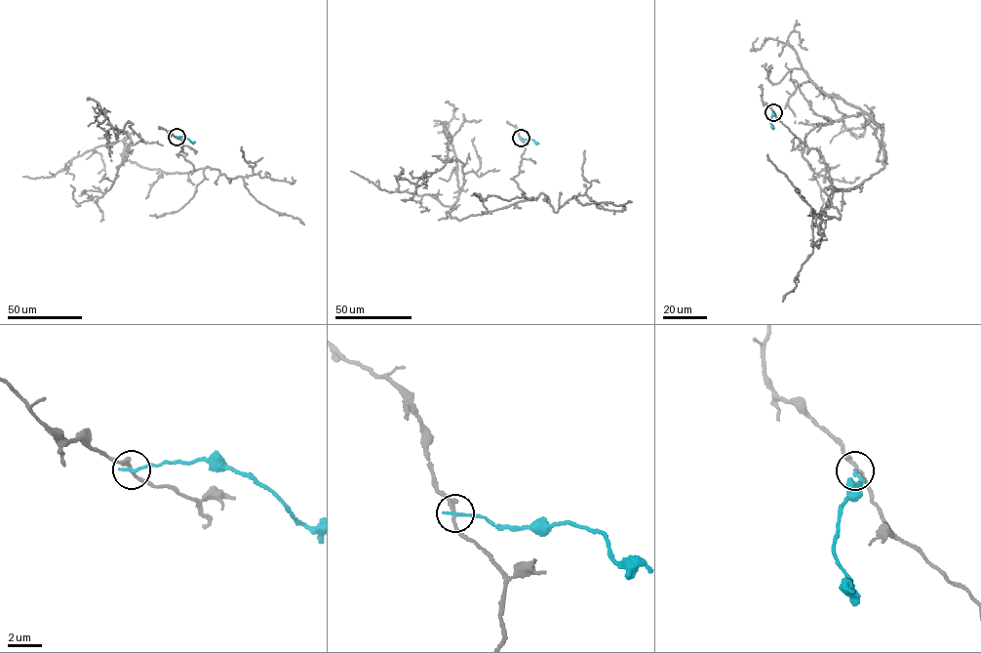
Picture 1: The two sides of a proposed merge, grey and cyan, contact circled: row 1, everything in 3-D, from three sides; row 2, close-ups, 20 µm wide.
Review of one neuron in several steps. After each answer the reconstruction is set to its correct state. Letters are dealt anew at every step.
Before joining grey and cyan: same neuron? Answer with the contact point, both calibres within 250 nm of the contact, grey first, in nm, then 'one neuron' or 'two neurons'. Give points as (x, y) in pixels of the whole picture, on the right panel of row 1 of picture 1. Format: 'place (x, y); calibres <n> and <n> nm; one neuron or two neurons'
place (773, 112); calibres 200 and 200 nm; two neurons

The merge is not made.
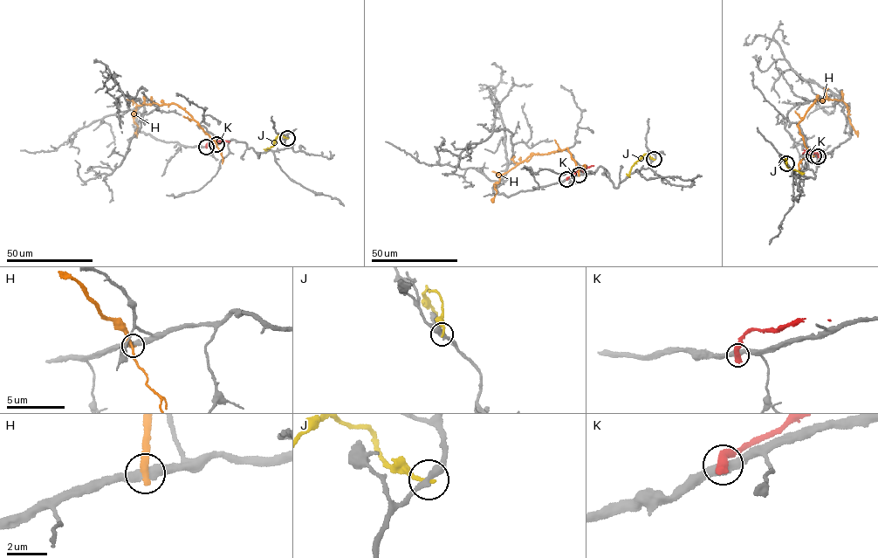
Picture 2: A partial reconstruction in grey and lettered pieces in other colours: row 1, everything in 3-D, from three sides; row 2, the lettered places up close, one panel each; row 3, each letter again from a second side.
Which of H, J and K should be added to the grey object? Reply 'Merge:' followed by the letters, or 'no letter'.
Merge: no letter

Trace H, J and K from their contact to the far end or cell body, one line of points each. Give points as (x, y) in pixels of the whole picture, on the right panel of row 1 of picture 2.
H: (812, 155), (805, 145), (798, 124), (816, 99), (826, 98), (843, 101), (858, 136)
J: (786, 163), (785, 157), (786, 166), (804, 173)
K: (818, 156), (811, 151), (802, 154)

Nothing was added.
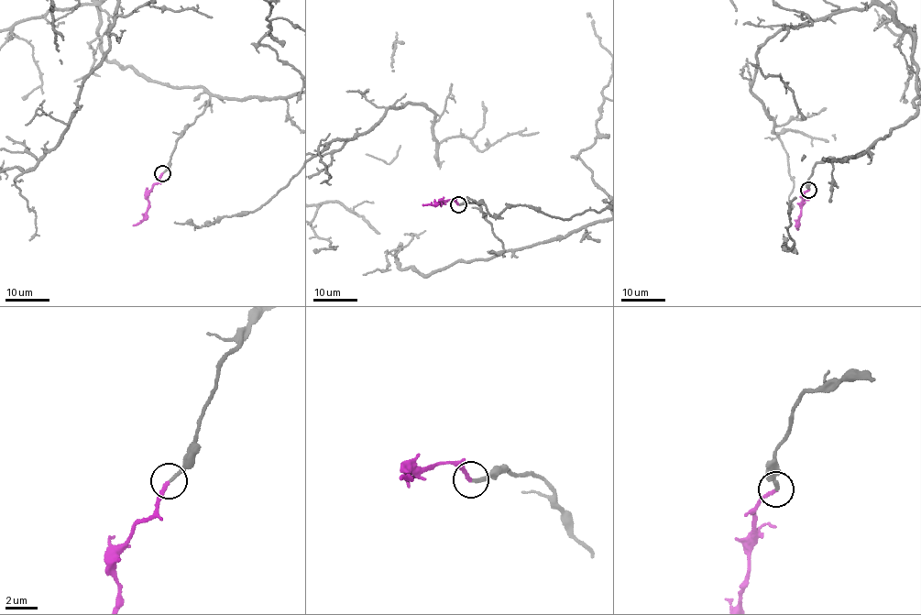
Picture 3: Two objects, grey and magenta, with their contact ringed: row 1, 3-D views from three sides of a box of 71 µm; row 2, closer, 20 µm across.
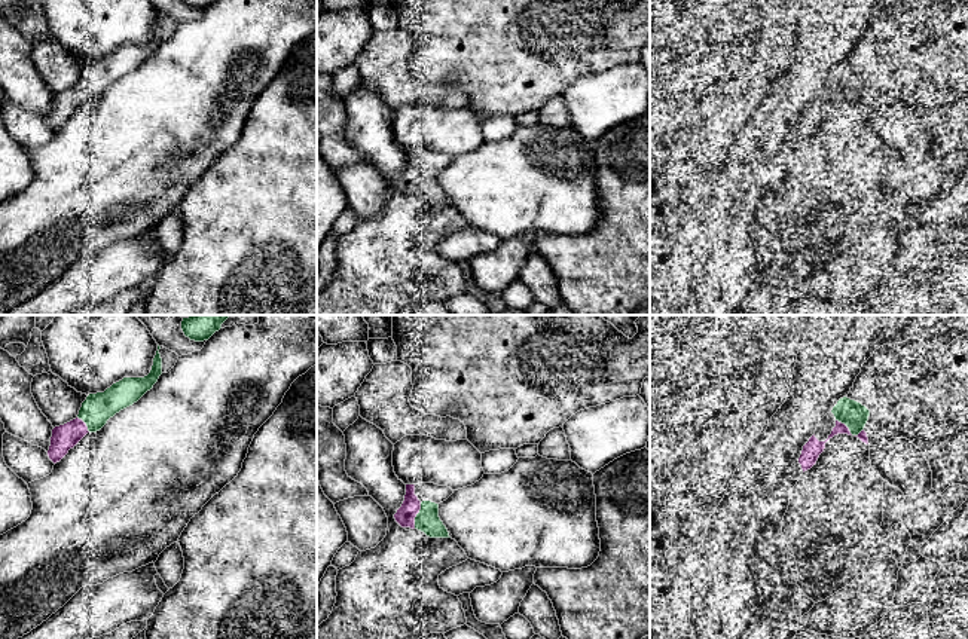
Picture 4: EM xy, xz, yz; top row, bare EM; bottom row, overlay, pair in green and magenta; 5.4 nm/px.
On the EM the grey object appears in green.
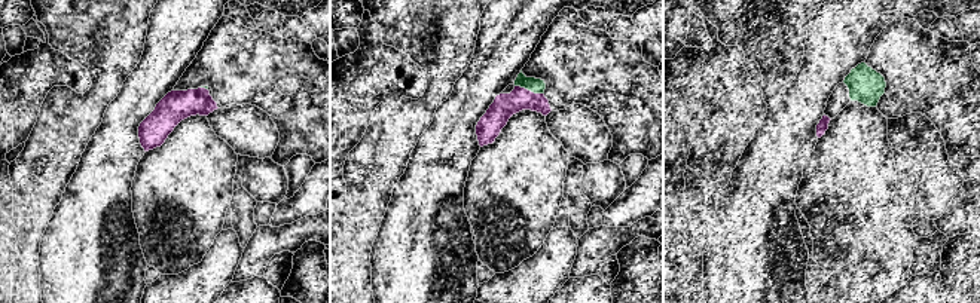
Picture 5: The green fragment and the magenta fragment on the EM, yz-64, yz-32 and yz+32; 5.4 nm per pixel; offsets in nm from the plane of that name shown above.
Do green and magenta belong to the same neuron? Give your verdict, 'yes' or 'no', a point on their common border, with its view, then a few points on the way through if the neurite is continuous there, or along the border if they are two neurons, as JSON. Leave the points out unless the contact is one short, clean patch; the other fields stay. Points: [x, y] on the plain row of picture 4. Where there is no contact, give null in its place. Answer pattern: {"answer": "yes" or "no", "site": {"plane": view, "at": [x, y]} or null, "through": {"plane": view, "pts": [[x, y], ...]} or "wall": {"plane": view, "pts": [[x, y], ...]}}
{"answer": "yes", "site": {"plane": "xz", "at": [417, 183]}}

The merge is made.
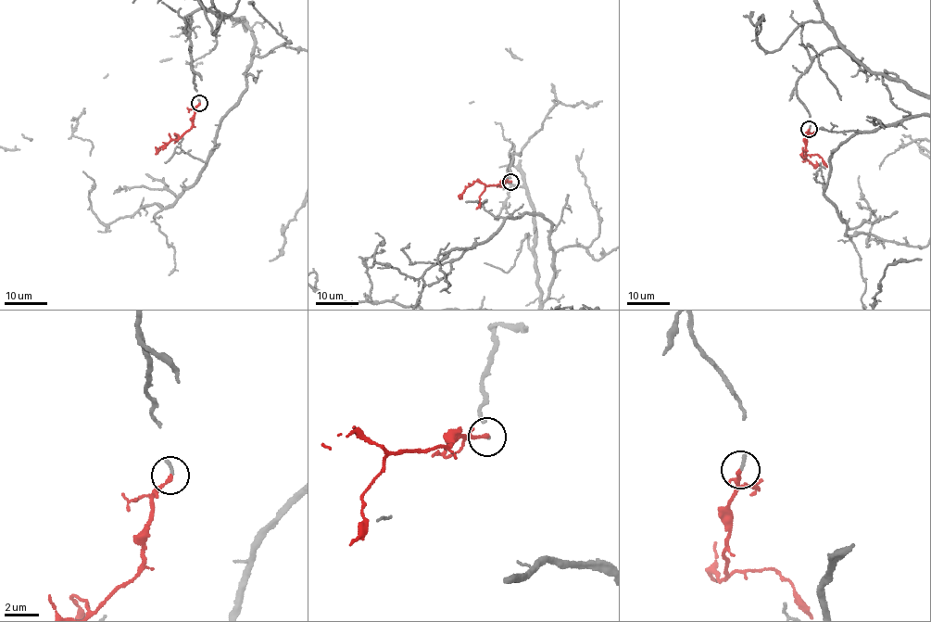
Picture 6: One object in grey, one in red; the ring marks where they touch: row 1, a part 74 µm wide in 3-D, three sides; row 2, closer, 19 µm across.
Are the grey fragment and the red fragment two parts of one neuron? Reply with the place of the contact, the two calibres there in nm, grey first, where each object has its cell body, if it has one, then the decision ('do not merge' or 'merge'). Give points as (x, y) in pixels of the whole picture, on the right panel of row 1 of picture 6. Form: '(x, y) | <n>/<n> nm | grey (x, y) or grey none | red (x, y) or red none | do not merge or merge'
(809, 129) | 180/200 nm | grey none | red none | merge

